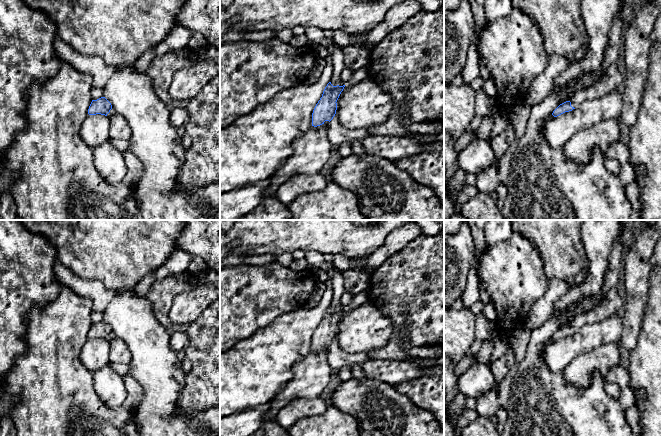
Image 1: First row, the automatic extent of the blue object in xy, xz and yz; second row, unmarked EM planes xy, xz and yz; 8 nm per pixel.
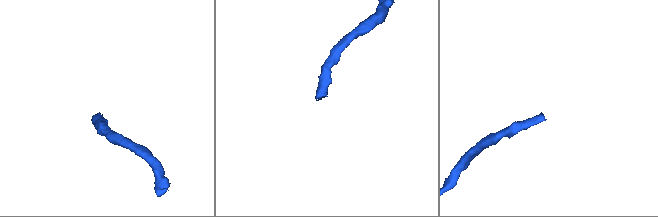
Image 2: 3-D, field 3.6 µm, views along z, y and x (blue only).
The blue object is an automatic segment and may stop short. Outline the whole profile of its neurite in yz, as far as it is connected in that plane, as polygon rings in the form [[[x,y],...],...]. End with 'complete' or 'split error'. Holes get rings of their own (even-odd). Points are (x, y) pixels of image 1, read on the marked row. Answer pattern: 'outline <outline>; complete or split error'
outline [[[611,64],[601,79],[586,89],[576,91],[571,96],[571,99],[560,104],[553,111],[552,115],[557,117],[565,112],[572,111],[586,100],[602,98],[613,90],[618,89],[624,82],[624,79],[625,78],[620,73],[617,64]]]; split error

